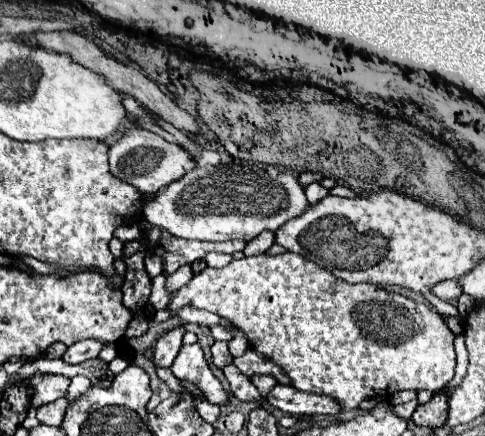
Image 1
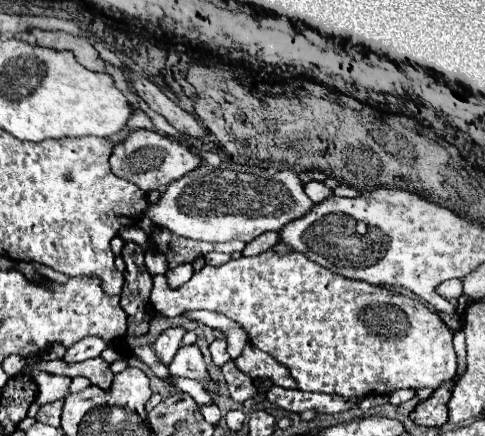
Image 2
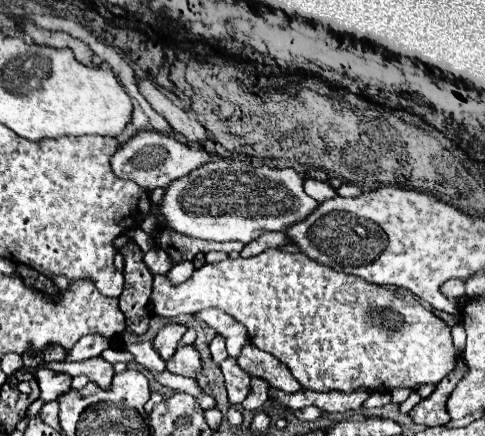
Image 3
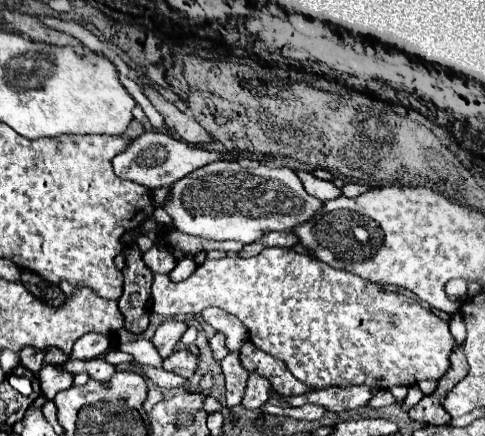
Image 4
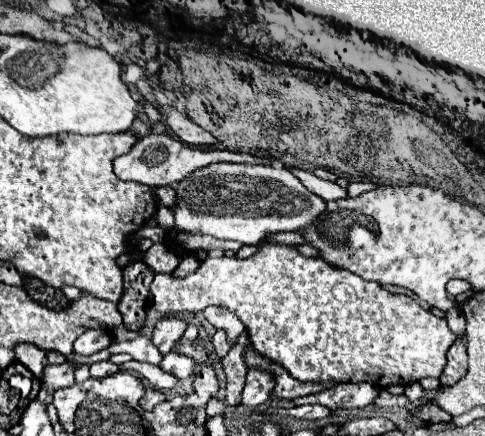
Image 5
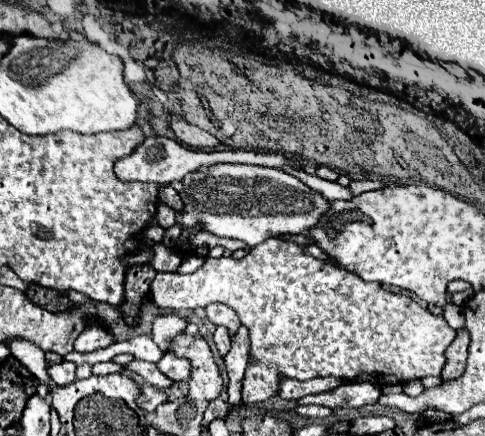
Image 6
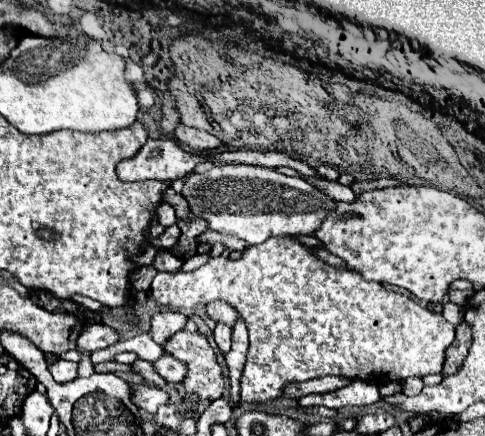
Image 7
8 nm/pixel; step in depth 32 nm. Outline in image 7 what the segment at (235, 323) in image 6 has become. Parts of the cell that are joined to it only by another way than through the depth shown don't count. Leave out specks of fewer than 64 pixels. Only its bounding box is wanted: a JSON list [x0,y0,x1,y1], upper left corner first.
[206,300,236,326]

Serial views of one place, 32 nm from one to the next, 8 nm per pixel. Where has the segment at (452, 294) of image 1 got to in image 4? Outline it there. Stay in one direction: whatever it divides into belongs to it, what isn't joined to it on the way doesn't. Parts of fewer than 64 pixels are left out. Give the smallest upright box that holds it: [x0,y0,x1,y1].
[446,280,468,298]

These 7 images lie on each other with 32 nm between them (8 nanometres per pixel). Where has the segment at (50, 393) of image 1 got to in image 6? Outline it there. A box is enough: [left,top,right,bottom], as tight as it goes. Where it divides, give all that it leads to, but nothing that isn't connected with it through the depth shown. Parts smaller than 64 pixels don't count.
[48,362,76,384]

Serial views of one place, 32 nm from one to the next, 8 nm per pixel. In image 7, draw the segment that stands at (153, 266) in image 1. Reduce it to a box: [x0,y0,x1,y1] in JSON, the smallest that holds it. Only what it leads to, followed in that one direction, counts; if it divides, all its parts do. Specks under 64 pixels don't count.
[154,250,182,272]

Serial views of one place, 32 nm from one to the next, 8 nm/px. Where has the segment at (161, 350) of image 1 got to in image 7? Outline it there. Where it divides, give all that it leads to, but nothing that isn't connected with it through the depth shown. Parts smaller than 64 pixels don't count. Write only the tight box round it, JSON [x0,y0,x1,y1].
[150,312,186,346]

